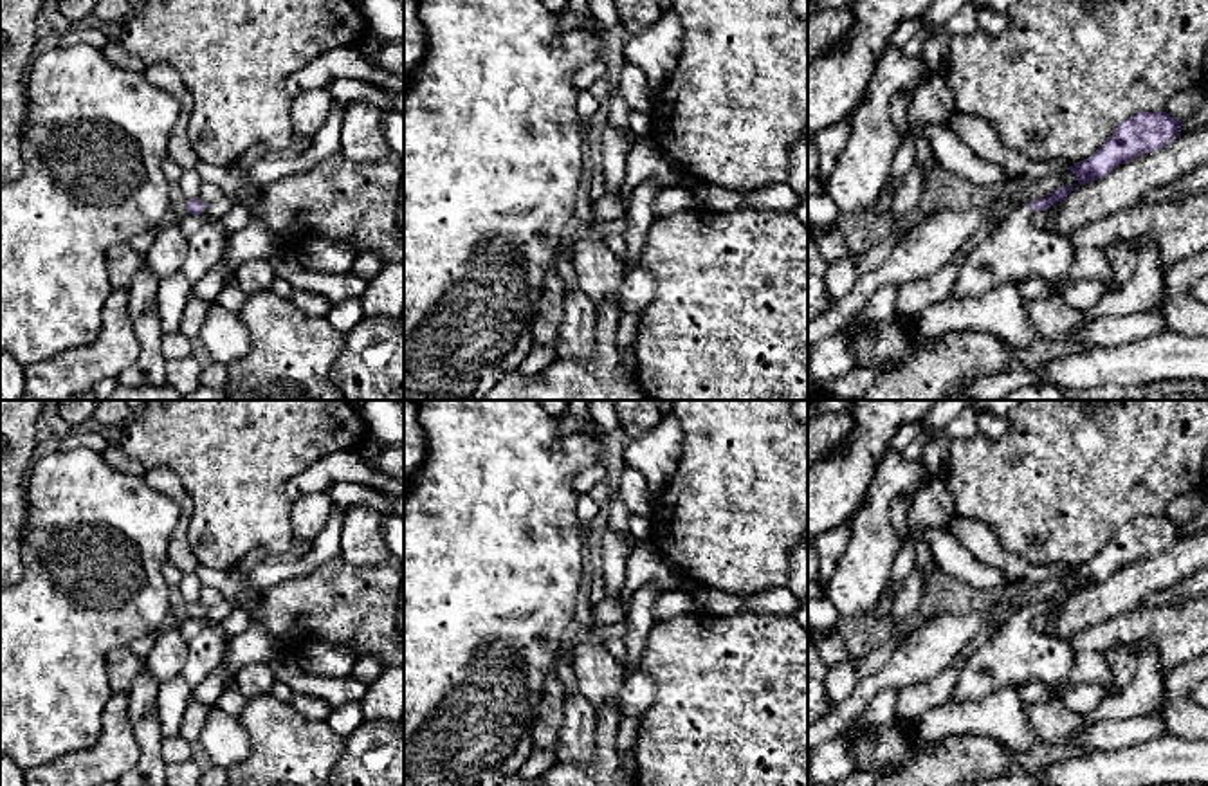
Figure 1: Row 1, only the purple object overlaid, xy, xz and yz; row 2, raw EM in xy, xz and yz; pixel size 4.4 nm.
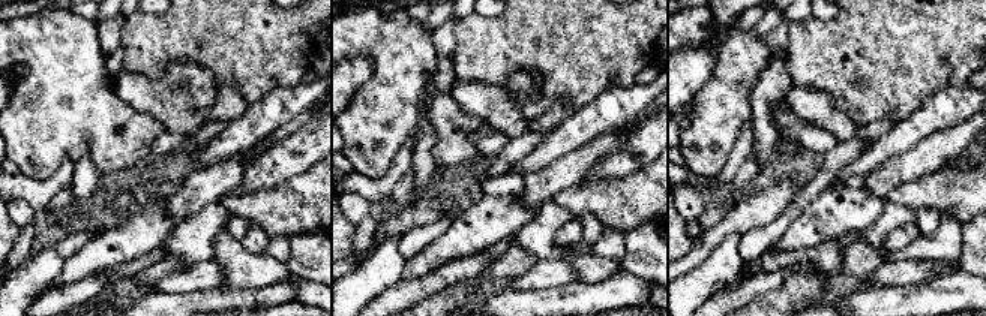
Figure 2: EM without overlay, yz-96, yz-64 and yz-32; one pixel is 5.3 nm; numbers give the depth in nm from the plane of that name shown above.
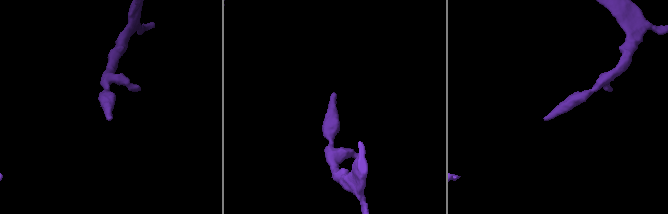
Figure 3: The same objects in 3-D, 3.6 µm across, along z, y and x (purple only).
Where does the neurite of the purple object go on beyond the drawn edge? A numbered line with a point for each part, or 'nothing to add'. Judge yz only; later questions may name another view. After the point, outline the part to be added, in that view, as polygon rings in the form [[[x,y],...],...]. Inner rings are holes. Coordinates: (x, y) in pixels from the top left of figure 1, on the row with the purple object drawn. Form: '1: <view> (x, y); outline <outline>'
1: yz (1015, 251); outline [[[1017,206],[997,225],[997,229],[979,242],[959,267],[957,281],[950,299],[975,299],[1001,285],[1022,283],[1030,278],[1060,279],[1067,274],[1075,247],[1069,240],[1060,238],[1031,224],[1033,211],[1028,206]]]

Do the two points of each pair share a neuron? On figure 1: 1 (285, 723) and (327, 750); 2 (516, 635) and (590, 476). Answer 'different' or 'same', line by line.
1: same
2: different

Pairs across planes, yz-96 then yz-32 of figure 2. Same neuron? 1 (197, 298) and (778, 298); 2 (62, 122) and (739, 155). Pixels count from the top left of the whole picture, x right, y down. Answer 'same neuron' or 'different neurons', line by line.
1: different neurons
2: different neurons

